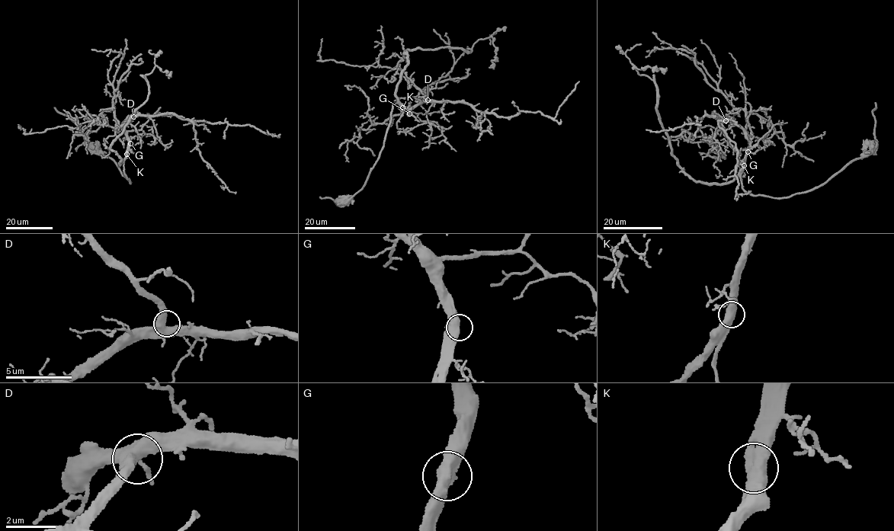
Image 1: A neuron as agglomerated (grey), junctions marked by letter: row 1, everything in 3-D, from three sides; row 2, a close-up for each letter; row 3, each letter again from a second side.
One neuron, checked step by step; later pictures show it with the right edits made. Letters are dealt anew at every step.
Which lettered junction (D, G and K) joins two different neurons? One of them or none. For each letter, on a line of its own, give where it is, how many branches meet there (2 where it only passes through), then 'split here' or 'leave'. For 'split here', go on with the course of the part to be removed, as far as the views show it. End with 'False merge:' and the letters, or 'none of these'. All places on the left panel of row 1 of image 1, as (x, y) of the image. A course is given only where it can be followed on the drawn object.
D: at (133, 116); 2 branches meet; leave
G: at (130, 143); 2 branches meet; leave
K: at (126, 154); 2 branches meet; leave
False merge: none of these

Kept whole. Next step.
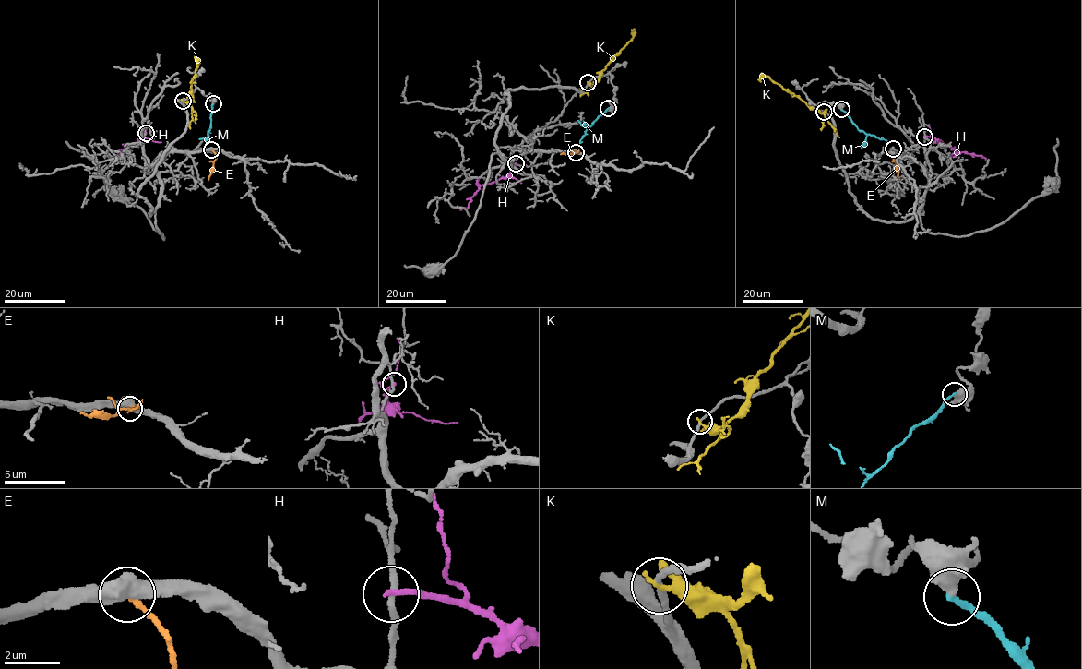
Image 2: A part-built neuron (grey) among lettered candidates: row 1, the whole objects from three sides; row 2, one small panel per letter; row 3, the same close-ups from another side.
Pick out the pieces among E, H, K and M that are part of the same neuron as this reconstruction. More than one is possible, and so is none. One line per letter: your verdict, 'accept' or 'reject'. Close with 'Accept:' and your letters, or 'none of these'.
E: reject
H: reject
K: reject
M: reject
Accept: none of these

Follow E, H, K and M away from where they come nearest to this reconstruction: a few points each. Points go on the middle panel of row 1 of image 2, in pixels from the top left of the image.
E: (576, 152), (578, 150), (560, 154)
H: (516, 163), (503, 178), (480, 186), (468, 207), (459, 209)
K: (588, 83), (596, 81), (607, 64), (631, 39), (634, 29)
M: (609, 108), (593, 122), (576, 145)

